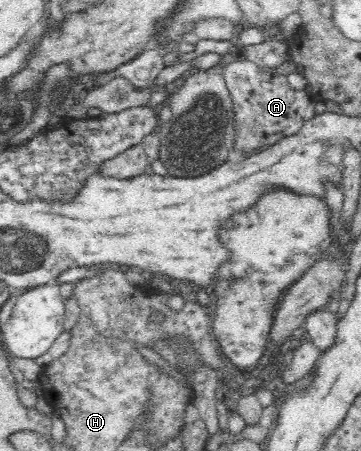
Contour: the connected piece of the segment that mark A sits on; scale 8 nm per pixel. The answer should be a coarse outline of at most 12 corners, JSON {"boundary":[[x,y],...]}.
{"boundary":[[244,57],[224,80],[235,112],[234,150],[299,132],[320,110],[287,76]]}

